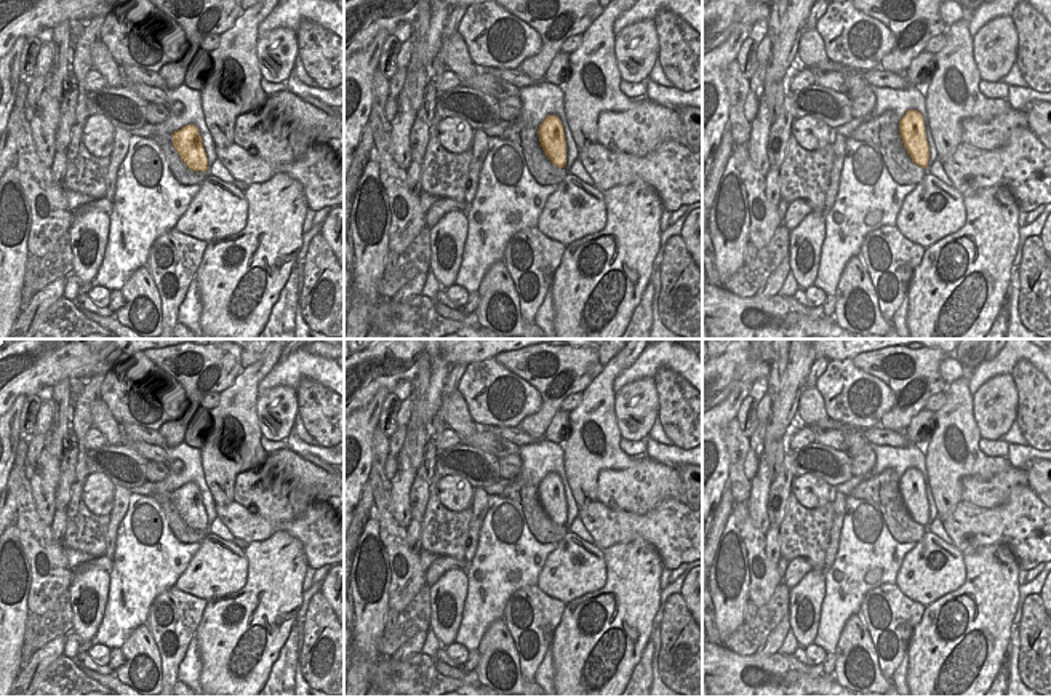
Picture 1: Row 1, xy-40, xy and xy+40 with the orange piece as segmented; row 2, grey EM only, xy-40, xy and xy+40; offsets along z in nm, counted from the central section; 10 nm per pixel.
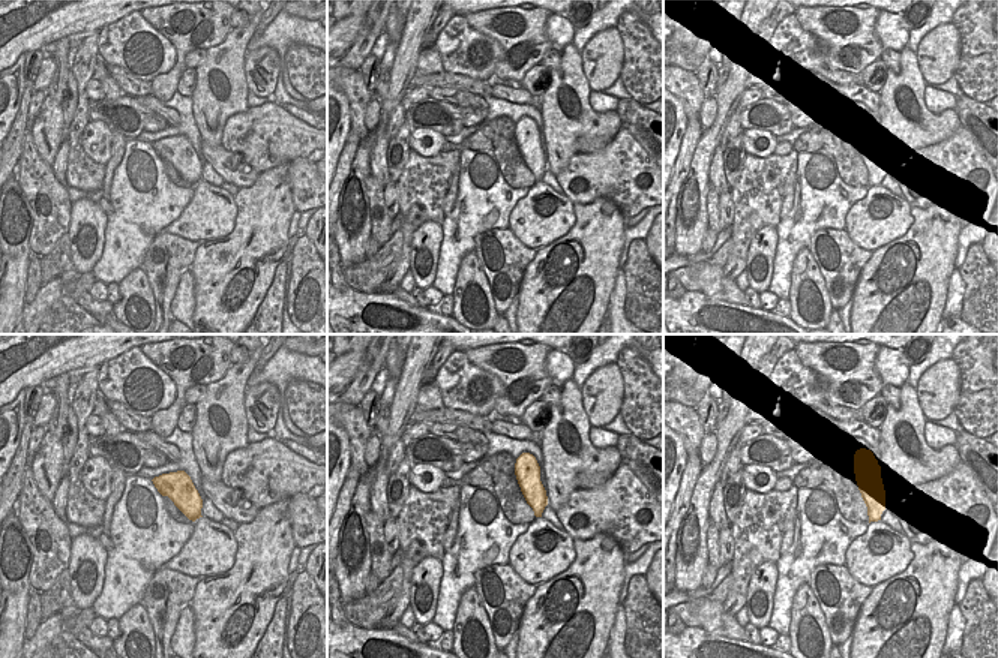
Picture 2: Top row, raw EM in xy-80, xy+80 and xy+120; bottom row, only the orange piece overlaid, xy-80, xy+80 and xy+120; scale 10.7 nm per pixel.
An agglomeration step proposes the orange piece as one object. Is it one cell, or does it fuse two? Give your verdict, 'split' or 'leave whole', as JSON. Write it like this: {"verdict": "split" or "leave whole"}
{"verdict": "leave whole"}

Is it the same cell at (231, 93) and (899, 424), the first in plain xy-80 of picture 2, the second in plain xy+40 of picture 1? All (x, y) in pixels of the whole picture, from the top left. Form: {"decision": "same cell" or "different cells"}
{"decision": "different cells"}

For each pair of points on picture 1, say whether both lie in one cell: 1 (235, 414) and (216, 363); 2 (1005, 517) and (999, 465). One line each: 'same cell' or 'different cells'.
1: different cells
2: different cells

